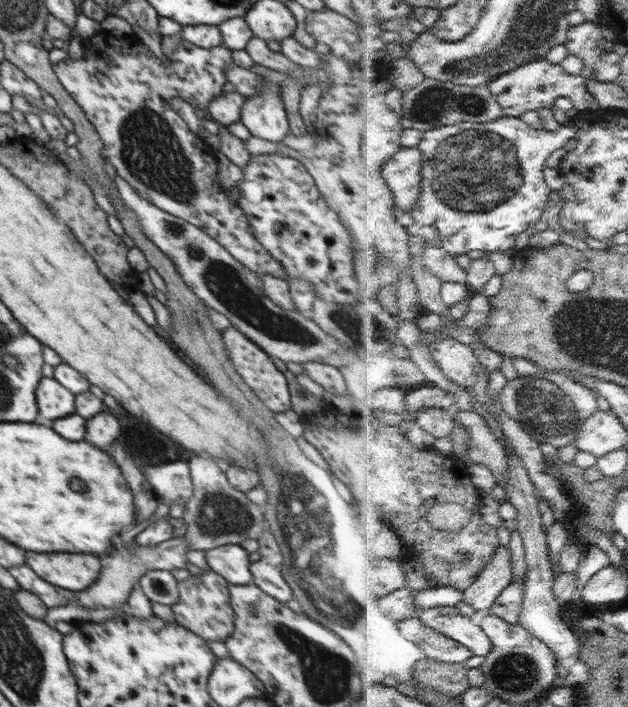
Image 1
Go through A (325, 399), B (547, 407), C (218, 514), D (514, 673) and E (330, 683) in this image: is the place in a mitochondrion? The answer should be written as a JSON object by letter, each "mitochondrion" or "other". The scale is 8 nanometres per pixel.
{"A":"other","B":"mitochondrion","C":"mitochondrion","D":"mitochondrion","E":"mitochondrion"}

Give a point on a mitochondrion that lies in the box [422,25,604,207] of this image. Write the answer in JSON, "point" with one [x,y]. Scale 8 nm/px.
{"point":[458,69]}

